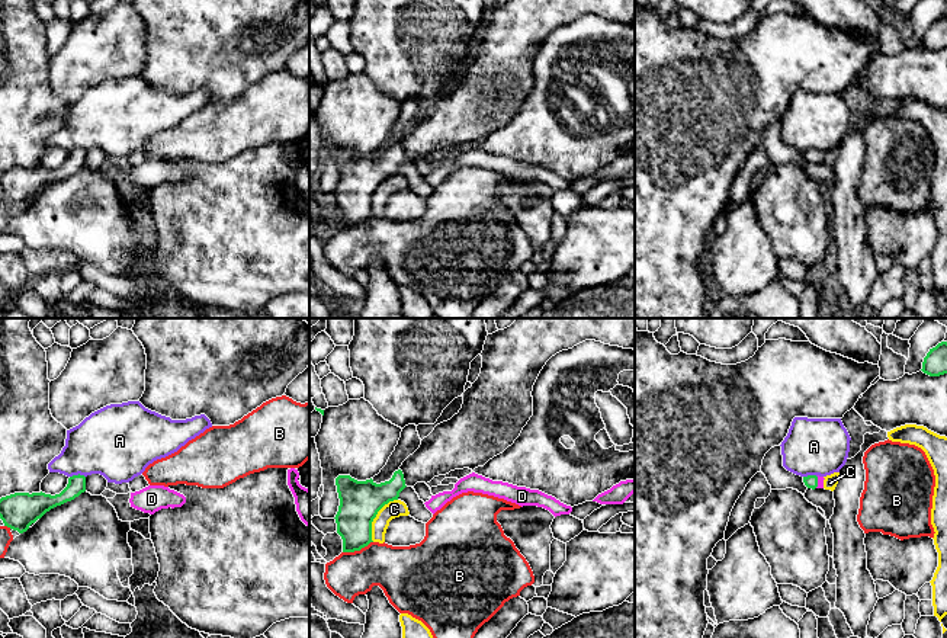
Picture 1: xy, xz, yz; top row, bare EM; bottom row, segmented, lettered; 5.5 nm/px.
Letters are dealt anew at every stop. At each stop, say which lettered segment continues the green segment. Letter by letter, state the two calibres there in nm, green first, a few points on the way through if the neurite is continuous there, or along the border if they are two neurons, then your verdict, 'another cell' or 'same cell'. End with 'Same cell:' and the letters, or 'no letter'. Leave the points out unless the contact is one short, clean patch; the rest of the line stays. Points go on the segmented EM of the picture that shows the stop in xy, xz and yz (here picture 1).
A: 100/380 nm | another cell
B: 220/280 nm | another cell
C: 220/100 nm | another cell
D: 80/30 nm | another cell
Same cell: no letter

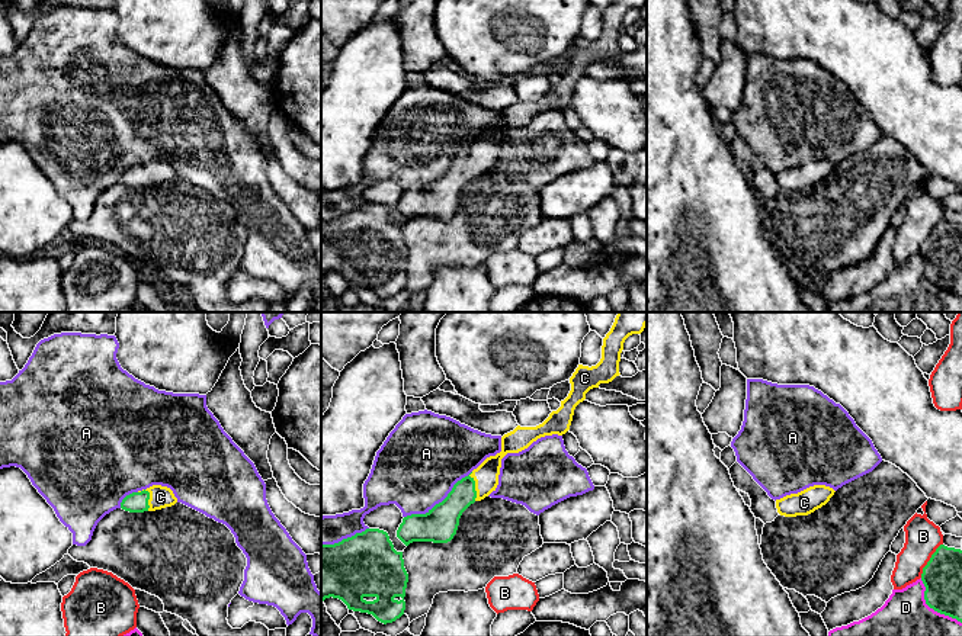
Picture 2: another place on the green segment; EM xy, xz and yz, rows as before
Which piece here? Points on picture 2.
A: 190/460 nm | another cell
B: 220/190 nm | another cell
C: 180/140 nm | across xz (443, 519), (474, 487), (486, 476) | same cell
D: 220/260 nm | another cell
Same cell: C

